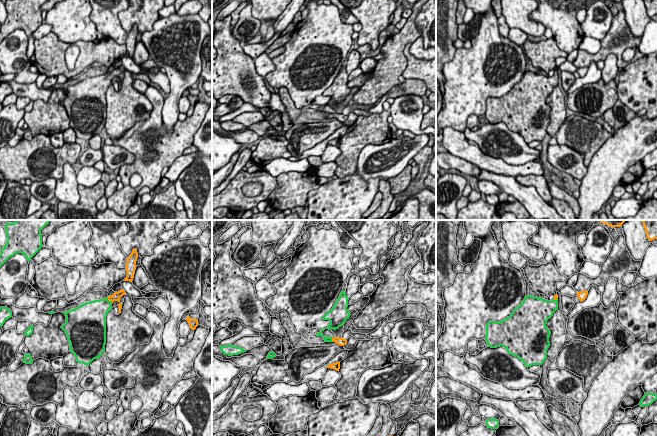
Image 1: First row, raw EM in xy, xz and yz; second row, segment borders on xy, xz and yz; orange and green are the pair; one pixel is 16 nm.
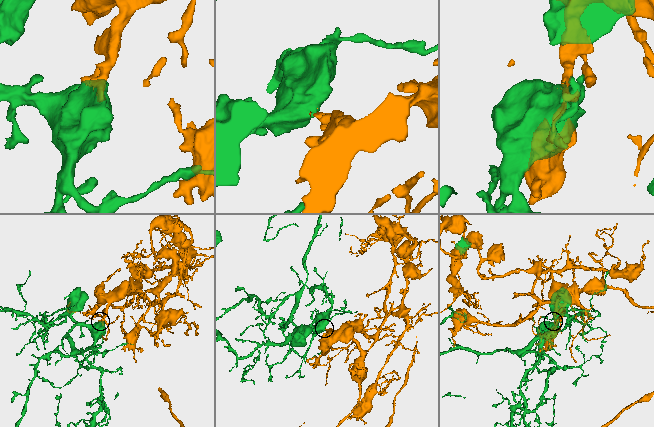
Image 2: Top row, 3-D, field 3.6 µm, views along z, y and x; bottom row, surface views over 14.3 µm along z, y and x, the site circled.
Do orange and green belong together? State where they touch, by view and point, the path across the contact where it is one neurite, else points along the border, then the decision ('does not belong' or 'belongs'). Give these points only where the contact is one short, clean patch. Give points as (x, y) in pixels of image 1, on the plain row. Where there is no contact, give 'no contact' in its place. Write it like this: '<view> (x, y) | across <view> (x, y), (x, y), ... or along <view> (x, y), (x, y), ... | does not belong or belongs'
xy (109, 76) | across xy (116, 72), (109, 76), (97, 86) | belongs

